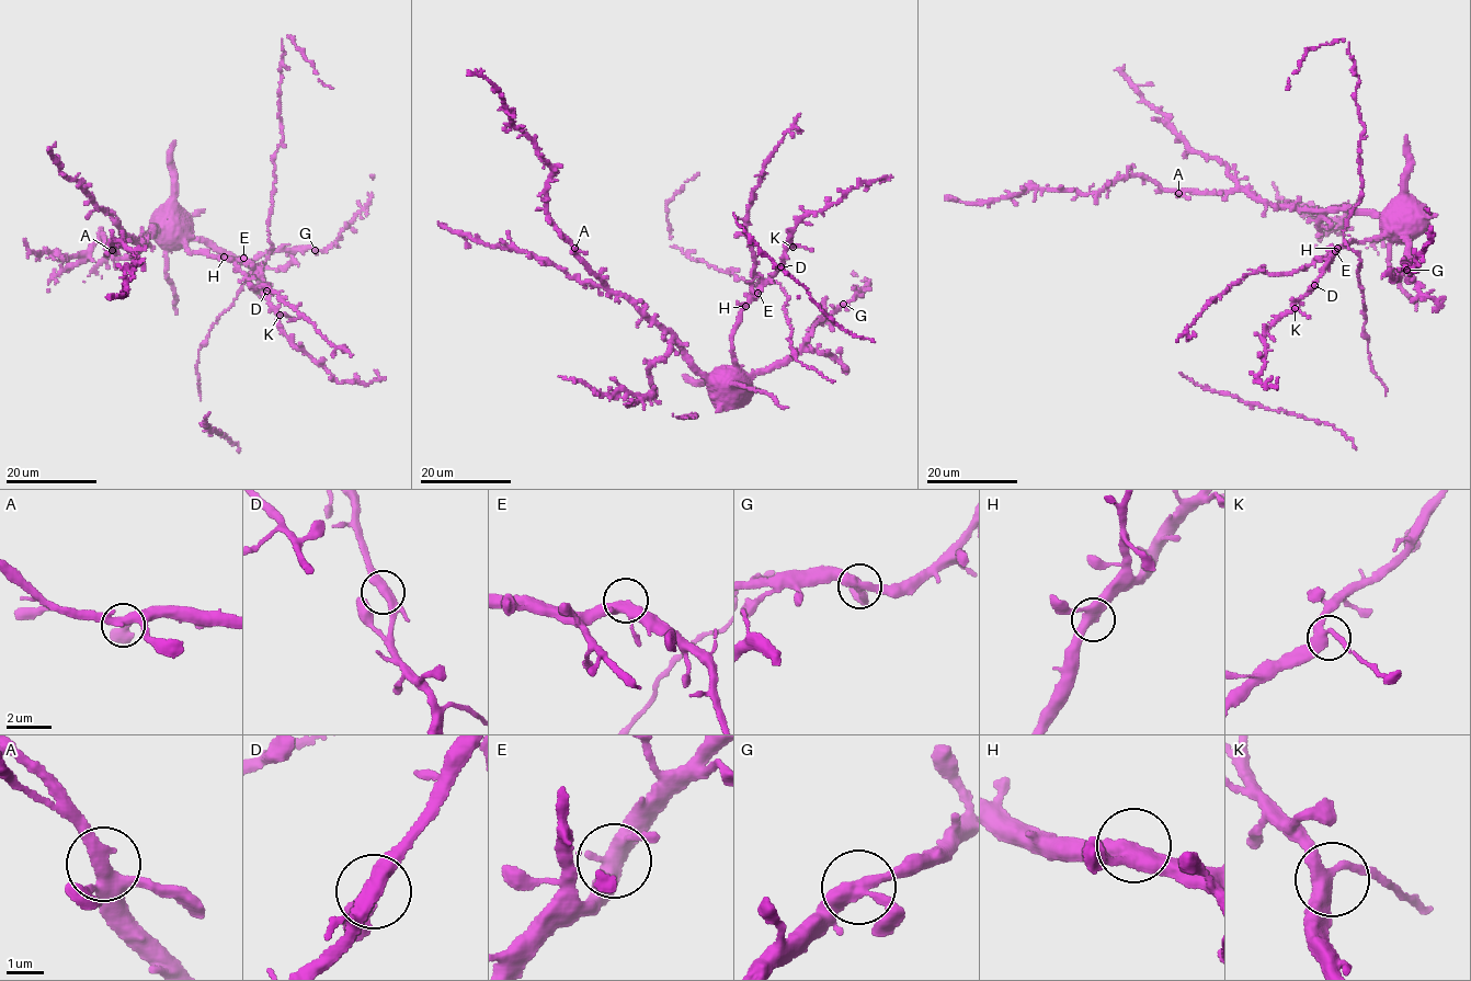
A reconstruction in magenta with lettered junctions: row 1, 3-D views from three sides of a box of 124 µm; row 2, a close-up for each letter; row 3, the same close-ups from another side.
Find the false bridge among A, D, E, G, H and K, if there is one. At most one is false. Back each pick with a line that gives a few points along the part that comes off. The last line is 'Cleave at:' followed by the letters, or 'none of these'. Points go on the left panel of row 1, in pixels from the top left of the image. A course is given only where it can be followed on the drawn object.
Cleave at: none of these

